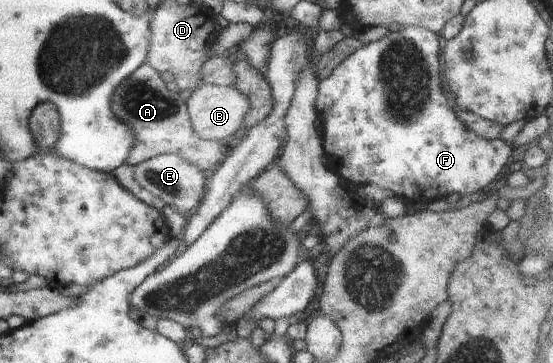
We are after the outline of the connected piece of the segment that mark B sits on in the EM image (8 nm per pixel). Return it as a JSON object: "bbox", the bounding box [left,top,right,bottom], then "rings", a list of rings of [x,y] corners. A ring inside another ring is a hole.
{"bbox":[186,85,250,142],"rings":[[[201,85],[186,99],[190,121],[195,134],[208,141],[227,142],[233,134],[242,128],[243,117],[250,107],[248,96],[241,94],[235,86],[220,87],[219,85]]]}

